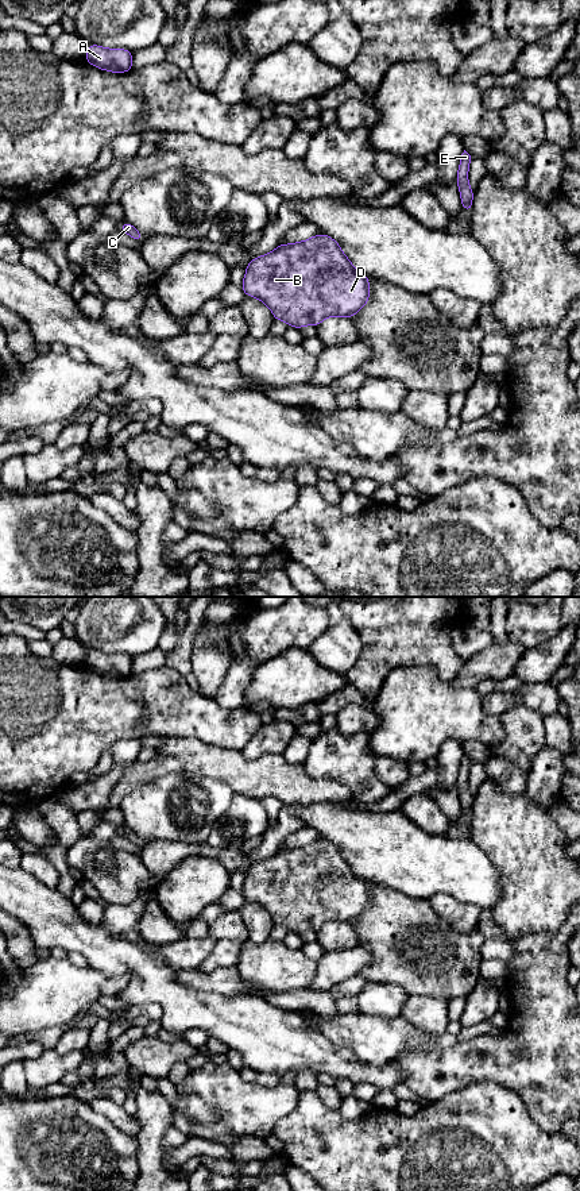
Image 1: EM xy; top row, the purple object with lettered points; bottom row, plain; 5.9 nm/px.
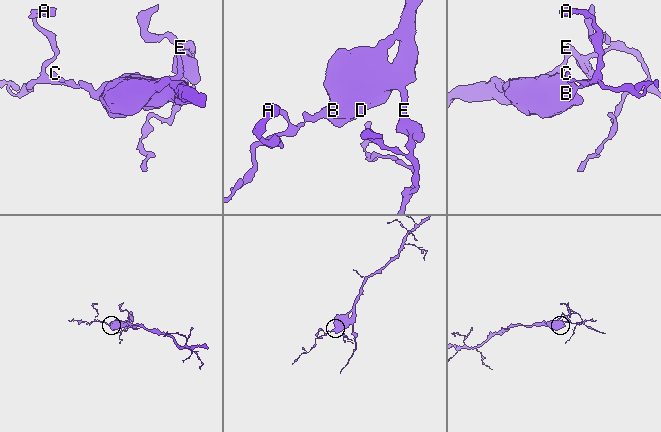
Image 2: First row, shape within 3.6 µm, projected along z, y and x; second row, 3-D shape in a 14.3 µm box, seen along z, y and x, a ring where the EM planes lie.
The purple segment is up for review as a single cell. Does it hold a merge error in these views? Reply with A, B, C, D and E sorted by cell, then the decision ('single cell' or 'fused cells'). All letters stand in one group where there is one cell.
A B C D E | single cell

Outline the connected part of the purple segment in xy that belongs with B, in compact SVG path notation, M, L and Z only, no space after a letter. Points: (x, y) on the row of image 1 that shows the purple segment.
M317 234L303 242L282 243L250 261L241 288L245 296L263 301L275 320L299 329L310 324L317 327L329 316L355 316L368 302L368 284L370 277L352 266L333 238Z

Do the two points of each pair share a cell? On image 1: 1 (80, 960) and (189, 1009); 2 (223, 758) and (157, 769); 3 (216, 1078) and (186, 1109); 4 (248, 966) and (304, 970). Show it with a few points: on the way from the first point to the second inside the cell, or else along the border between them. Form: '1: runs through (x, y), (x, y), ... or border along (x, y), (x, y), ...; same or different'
1: border along (68, 951), (80, 954), (88, 964); different
2: border along (158, 752), (173, 755), (184, 770); different
3: border along (178, 1094), (197, 1095), (215, 1109), (220, 1118); different
4: runs through (262, 966), (290, 970); same

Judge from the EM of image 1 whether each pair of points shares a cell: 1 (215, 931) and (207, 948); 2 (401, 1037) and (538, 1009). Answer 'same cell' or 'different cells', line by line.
1: different cells
2: different cells

